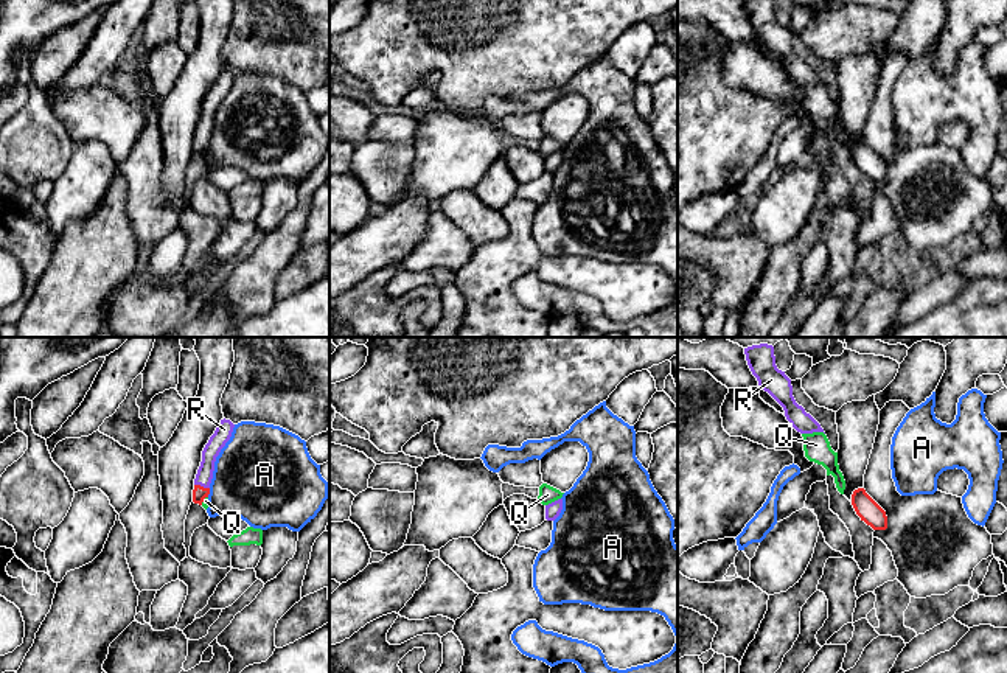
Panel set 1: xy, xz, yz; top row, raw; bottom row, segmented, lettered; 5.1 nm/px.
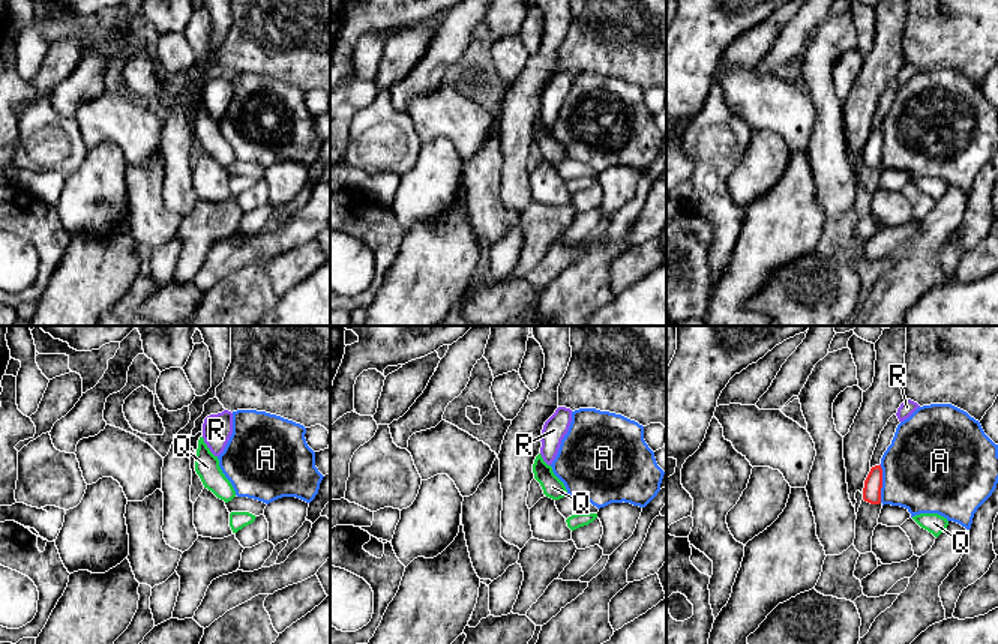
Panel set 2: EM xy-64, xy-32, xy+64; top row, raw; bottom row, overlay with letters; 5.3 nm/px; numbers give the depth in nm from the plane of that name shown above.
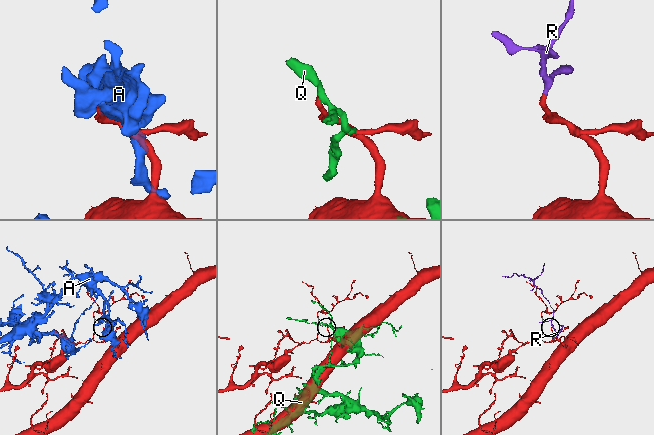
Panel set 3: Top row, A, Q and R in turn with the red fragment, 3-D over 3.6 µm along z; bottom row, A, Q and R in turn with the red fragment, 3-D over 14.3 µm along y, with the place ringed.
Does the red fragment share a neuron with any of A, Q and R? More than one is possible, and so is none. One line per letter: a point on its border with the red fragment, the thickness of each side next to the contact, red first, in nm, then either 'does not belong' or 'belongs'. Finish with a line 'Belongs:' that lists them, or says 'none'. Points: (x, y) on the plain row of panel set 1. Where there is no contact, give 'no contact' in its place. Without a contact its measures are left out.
A: xy (209, 145) | 80/420 nm | does not belong
Q: xy (202, 153) | 80/30 nm | does not belong
R: xy (202, 139) | 80/90 nm | belongs
Belongs: R

